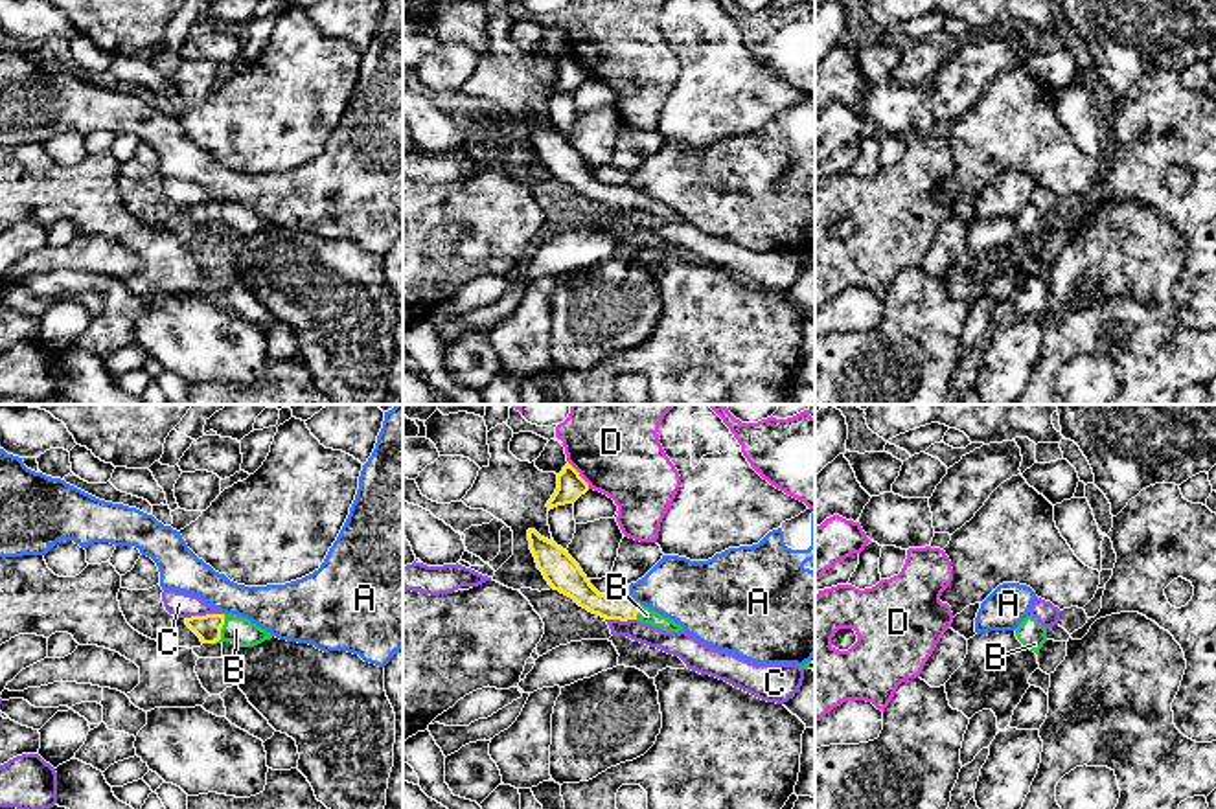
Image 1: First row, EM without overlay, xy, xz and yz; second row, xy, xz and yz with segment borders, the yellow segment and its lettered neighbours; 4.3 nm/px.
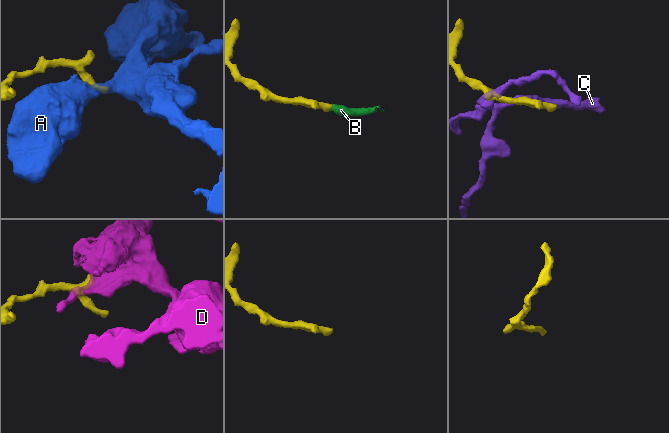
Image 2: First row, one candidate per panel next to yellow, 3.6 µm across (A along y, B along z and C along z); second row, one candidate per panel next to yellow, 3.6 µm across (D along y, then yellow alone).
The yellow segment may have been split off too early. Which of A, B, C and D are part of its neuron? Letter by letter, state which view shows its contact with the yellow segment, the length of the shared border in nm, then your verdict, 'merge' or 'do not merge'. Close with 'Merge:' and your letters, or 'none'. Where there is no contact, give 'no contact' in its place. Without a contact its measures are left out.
A: contact in xz; length 70 nm; do not merge
B: contact in xy; length 120 nm; merge
C: contact in xy; length 170 nm; do not merge
D: contact in xz; length 150 nm; do not merge
Merge: B

